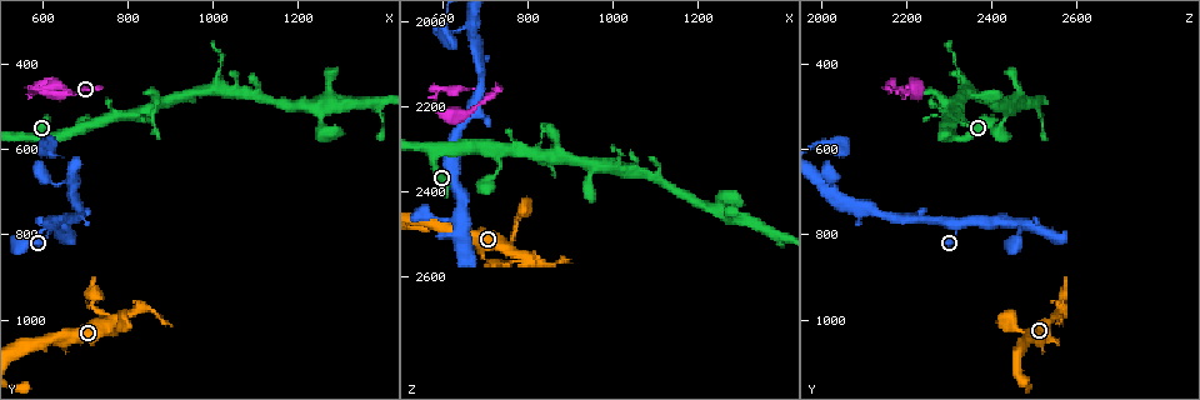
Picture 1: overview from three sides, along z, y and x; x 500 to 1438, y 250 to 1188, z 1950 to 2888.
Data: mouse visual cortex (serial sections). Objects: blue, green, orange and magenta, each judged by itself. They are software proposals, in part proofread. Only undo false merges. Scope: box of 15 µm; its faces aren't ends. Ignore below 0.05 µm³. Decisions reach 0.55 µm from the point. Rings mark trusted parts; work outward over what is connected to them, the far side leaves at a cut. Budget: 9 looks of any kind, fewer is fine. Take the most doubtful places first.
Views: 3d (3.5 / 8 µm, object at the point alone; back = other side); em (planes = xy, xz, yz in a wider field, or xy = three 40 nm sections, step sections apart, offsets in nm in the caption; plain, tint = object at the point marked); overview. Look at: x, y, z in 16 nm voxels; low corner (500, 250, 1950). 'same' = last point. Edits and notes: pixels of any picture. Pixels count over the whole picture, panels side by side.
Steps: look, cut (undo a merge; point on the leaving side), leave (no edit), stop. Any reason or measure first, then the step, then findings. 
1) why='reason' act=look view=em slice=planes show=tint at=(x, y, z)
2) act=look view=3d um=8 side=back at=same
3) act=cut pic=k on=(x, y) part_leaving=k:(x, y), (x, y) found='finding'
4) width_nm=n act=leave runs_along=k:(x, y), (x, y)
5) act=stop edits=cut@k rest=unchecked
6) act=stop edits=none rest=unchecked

why='sharp bend' act=look view=3d um=3.5 at=(570, 475, 2190)

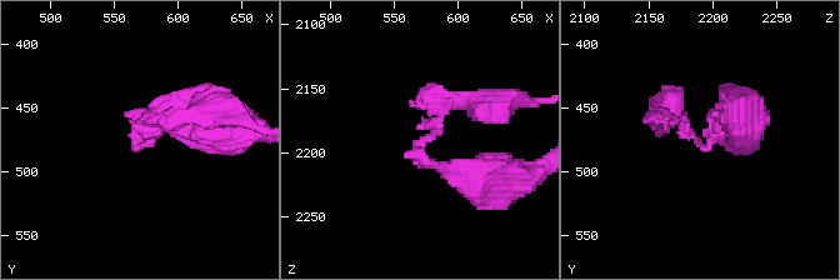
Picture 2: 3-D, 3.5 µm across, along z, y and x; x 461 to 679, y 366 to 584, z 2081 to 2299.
why='shape alone is not enough' act=look view=em slice=xy step=3 show=tint at=(572, 478, 2192)

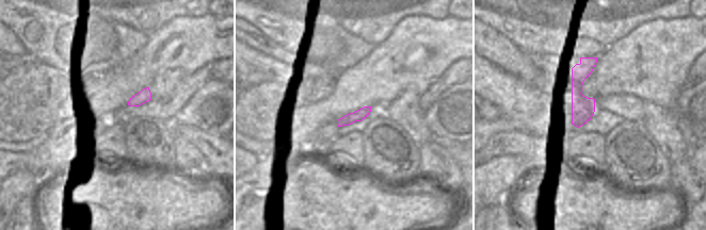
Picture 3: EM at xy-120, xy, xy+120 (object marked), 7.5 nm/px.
why='cut it another way' act=look view=em slice=xy step=5 show=tint at=same

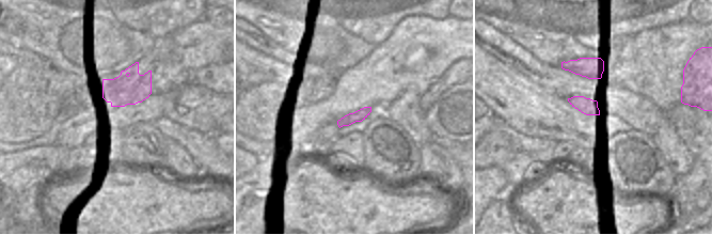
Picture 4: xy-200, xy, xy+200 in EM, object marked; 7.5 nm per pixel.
act=cut pic=2 on=(668, 124) found='two cells meet here'

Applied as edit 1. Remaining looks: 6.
why='side arm on a straight run' act=look view=em slice=xy step=3 show=tint at=(580, 570, 2305)

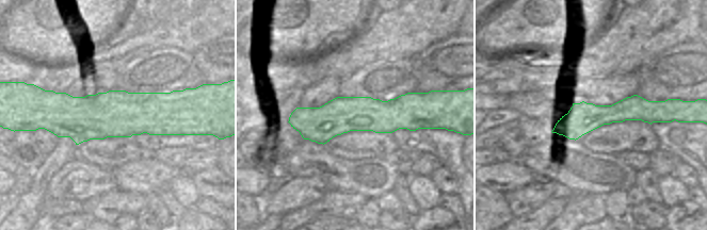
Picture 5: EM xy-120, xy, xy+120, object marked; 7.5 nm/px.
why='see where the arms go' act=look view=3d um=3.5 at=same

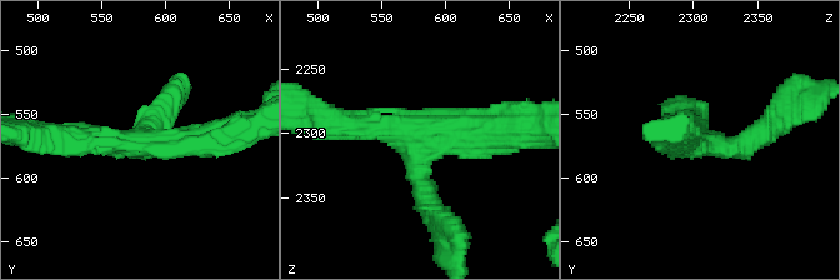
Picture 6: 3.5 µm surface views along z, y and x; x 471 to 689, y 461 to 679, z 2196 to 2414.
act=leave runs_along=5:(47, 111), (186, 113) found='continuous, no second cell'

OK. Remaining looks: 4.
why='a narrow waist' act=look view=3d um=3.5 side=back at=(770, 995, 2540)

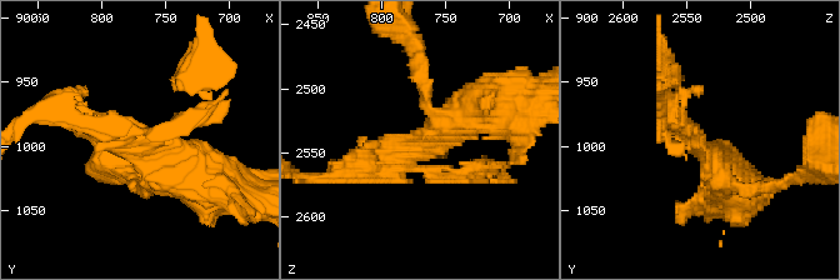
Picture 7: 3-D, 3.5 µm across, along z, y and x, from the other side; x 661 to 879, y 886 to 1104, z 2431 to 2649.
arms=3 arm_widths_nm=150,250,500 act=look view=em slice=planes show=tint at=(774, 996, 2544)

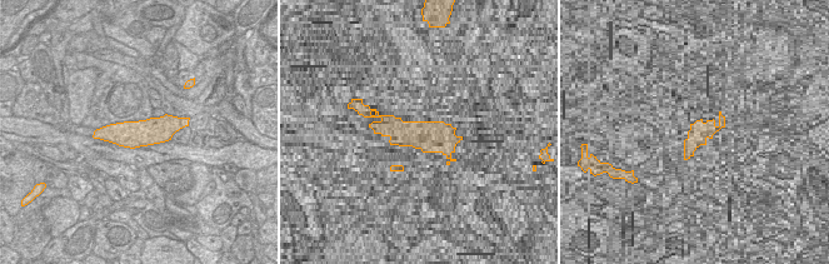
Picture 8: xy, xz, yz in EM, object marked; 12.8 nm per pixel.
act=cut pic=7 on=(473, 176) part_leaving=7:(429, 173), (483, 173) found='a second cell is stuck on'

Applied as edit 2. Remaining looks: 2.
why='calibre changes' act=look view=3d um=3.5 at=(1255, 550, 2420)

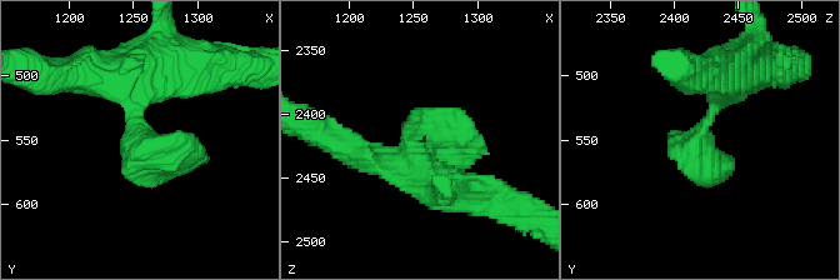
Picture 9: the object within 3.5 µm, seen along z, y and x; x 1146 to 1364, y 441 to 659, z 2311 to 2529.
act=leave runs_along=9:(108, 80), (154, 153), (208, 156) found='continuous, no second cell'

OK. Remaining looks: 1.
act=stop edits=cut@2,cut@7 rest=unchecked

